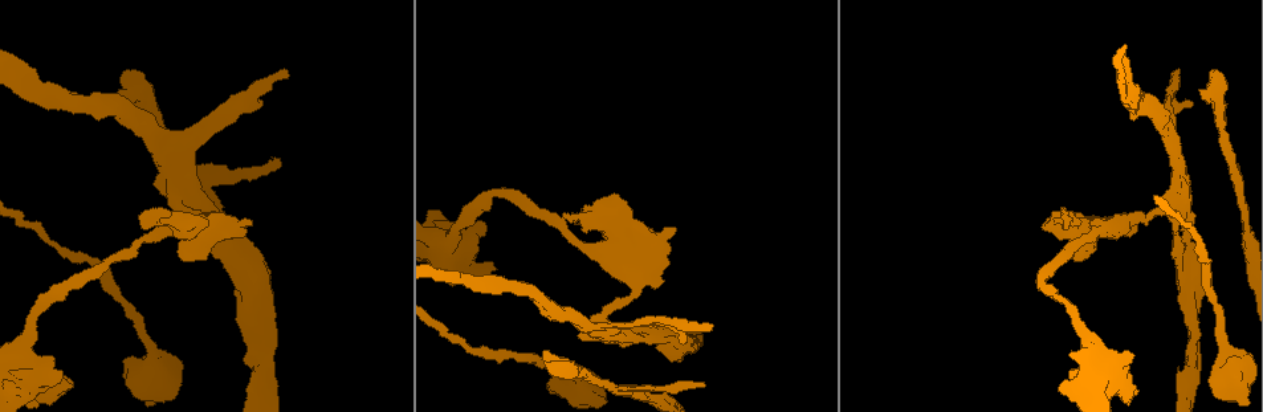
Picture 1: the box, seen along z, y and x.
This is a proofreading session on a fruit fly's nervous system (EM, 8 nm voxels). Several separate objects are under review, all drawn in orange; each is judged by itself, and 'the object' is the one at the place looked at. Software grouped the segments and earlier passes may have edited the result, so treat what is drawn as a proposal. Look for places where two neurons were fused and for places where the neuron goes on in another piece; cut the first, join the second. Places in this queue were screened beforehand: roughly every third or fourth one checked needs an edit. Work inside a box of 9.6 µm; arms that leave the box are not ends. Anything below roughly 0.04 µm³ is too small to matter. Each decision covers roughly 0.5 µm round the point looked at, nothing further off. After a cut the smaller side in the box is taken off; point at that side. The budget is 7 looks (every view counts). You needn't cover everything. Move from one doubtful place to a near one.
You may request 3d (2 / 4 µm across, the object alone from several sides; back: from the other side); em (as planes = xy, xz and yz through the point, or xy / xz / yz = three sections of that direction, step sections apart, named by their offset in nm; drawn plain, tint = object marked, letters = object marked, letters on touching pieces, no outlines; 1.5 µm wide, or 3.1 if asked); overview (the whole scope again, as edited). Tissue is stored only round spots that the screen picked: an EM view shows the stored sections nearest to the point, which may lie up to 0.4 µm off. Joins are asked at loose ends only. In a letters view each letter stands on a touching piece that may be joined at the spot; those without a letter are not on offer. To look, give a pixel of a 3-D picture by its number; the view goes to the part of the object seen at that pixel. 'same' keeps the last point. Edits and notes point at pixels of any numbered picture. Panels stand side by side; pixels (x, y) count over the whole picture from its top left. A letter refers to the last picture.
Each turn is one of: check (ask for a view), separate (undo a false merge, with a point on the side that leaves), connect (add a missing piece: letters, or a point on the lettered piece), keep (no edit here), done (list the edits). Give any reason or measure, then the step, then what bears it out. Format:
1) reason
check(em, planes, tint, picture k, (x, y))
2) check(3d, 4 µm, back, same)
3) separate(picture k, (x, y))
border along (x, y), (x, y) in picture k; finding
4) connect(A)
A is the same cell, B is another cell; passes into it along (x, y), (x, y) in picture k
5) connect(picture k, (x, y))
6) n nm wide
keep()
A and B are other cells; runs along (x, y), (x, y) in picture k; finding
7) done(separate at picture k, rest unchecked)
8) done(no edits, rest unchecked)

thin end
check(em, planes, letters, picture 1, (704, 382))

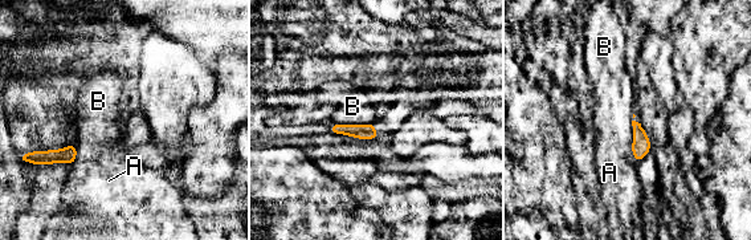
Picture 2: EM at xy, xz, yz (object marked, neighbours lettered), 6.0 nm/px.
keep()
A and B are other cells; runs along (334, 129), (367, 131), (374, 135) in picture 2; none of them fits

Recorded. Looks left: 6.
branch stops here
check(3d, 4 µm, picture 1, (1171, 74))

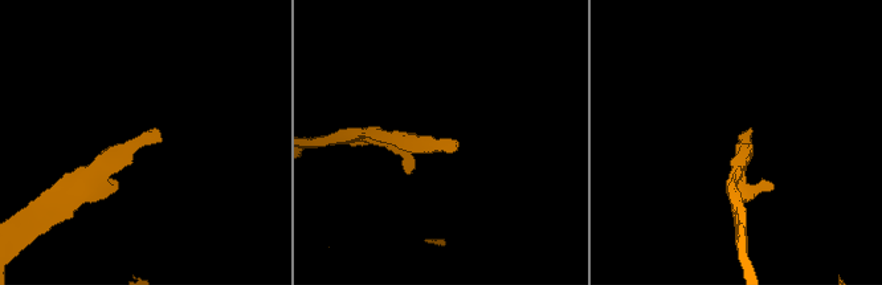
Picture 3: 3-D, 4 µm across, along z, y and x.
now the EM
check(em, planes, letters, picture 3, (738, 140))

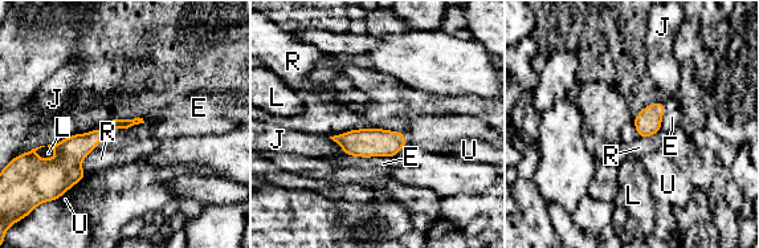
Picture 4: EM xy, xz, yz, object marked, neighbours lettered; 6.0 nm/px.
connect(picture 4, (383, 163))
E is the same cell, J, L, R and U are other cells; the neuron continues

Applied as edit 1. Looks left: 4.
done(connect at picture 4, rest unchecked)

